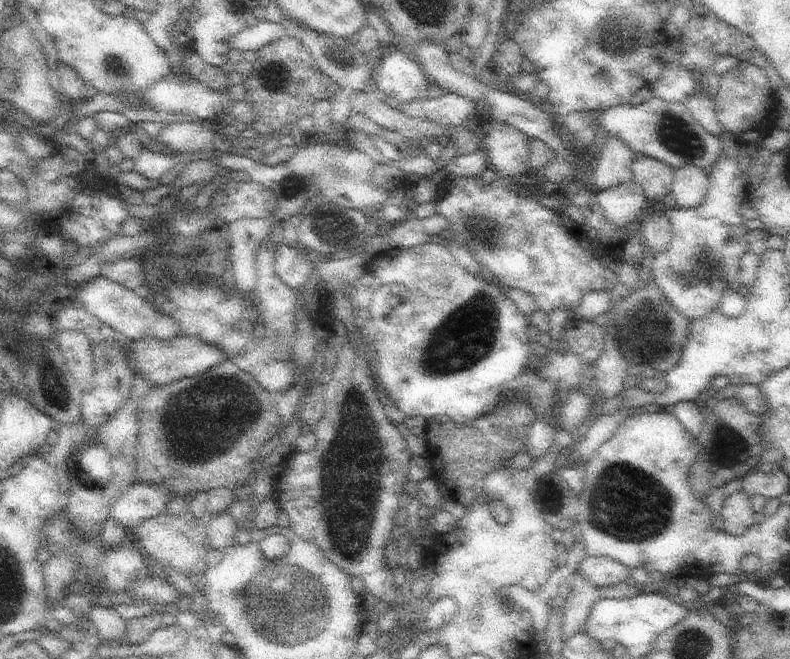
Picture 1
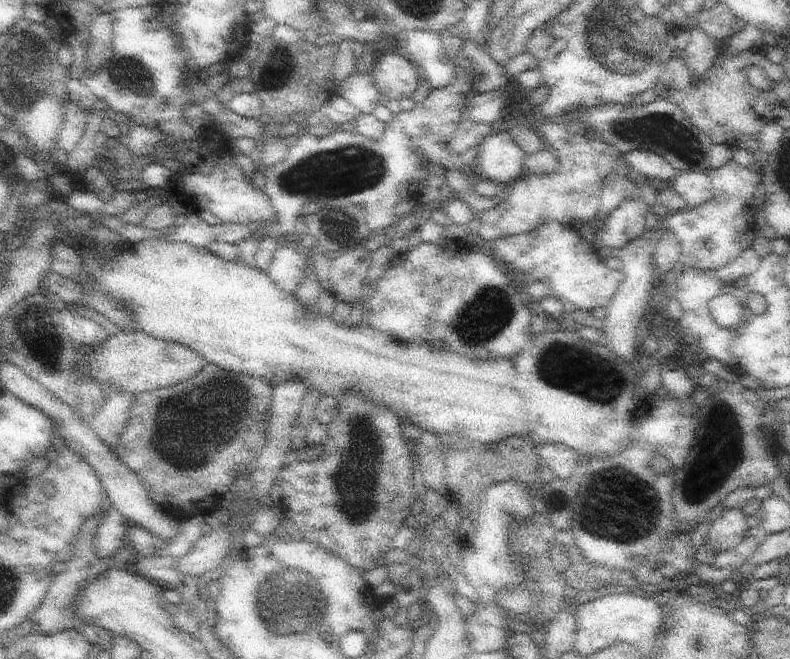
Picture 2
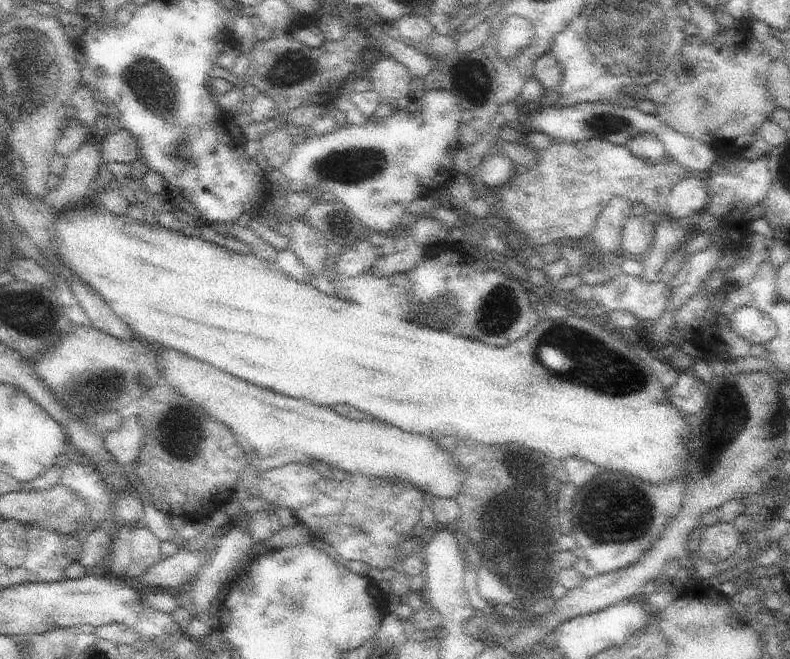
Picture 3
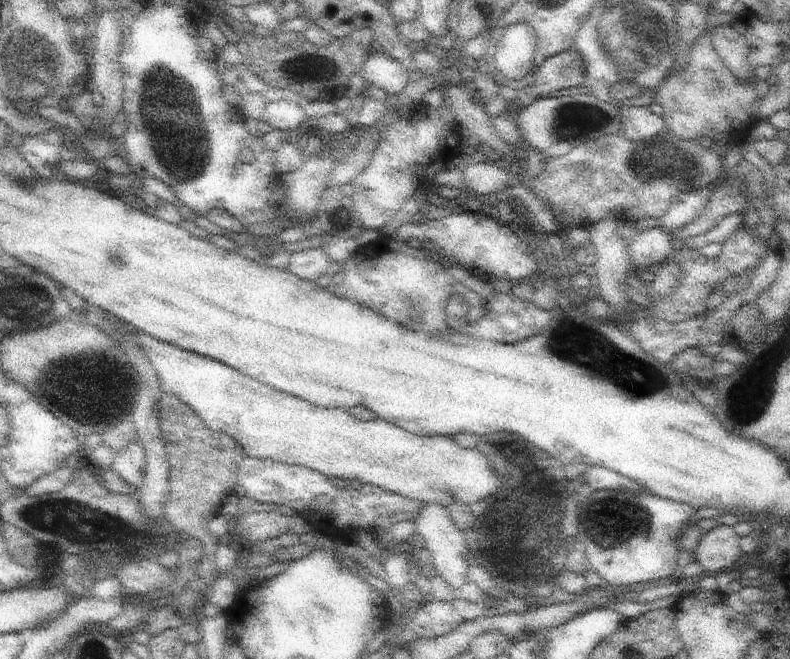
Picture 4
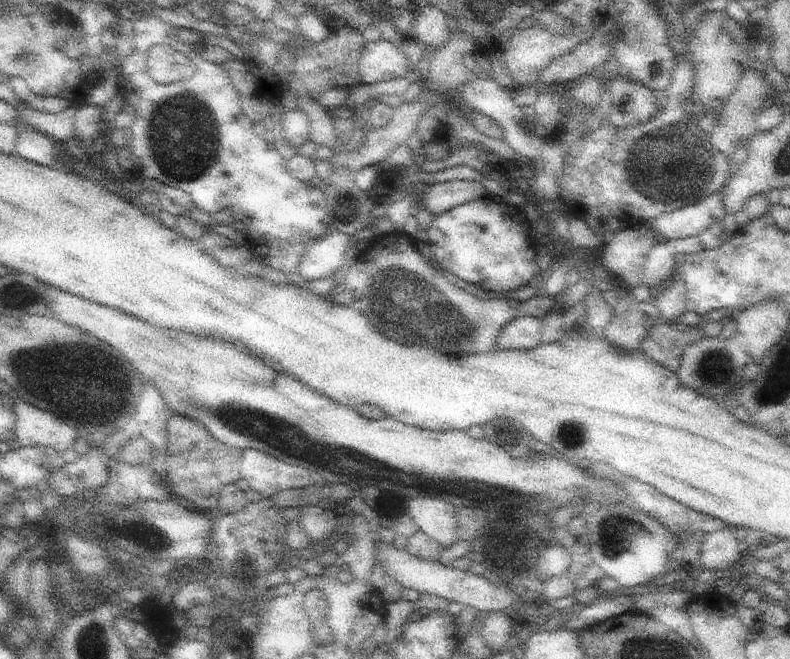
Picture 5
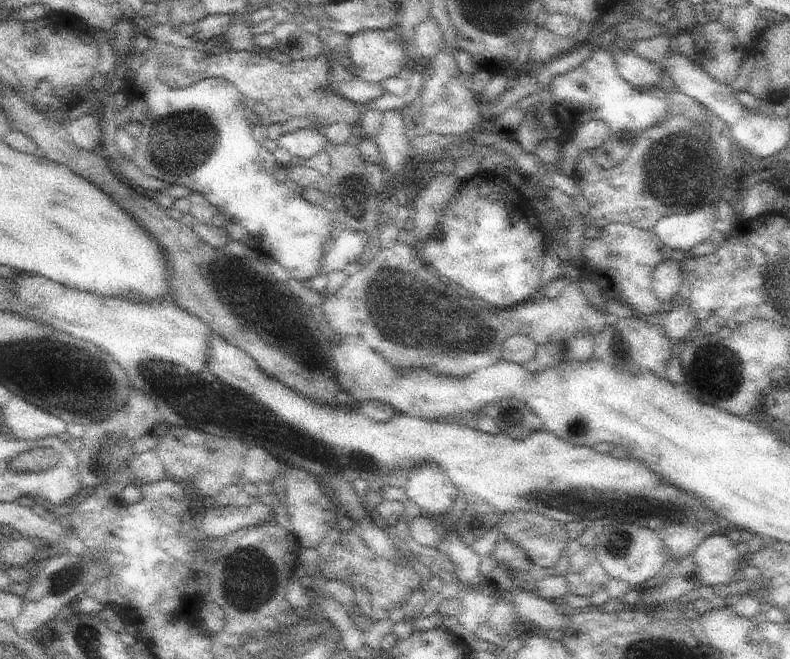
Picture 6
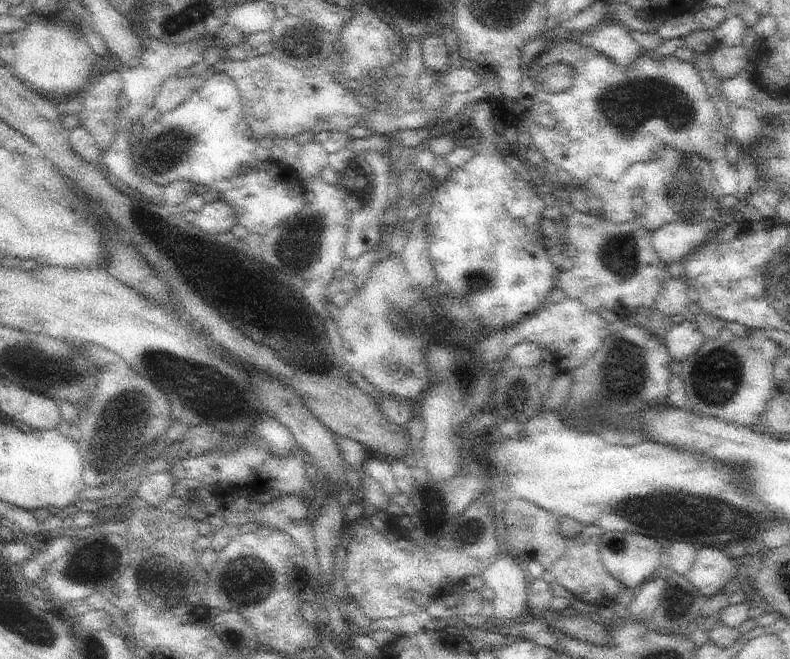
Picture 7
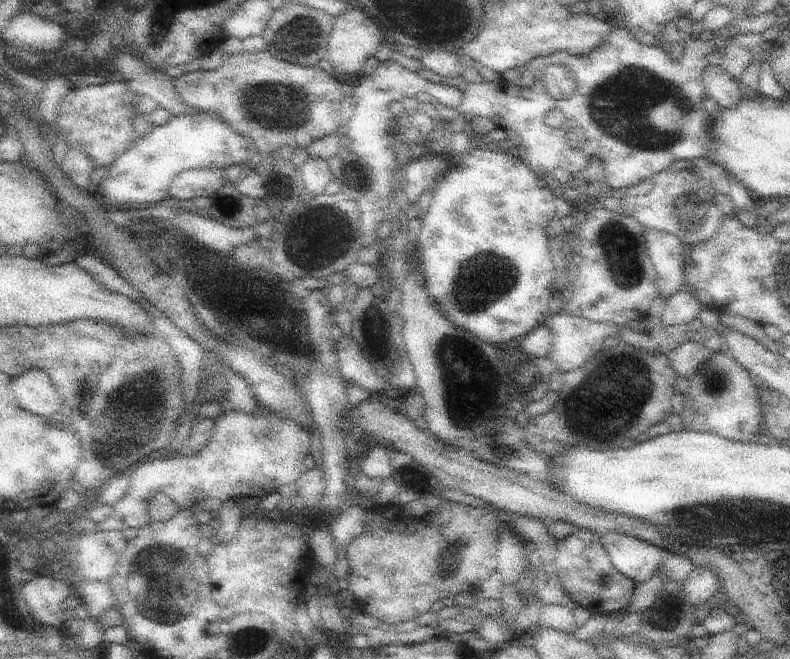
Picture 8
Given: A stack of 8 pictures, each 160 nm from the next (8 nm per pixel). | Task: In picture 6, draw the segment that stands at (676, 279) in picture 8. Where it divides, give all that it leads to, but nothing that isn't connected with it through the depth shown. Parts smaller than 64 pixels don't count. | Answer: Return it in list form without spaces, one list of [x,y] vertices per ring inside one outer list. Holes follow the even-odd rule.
[[[704,204],[697,210],[687,214],[674,214],[664,216],[655,226],[654,232],[663,244],[671,250],[682,250],[688,256],[688,250],[708,241],[710,234],[714,232],[714,223],[717,220],[718,208],[715,204]]]

